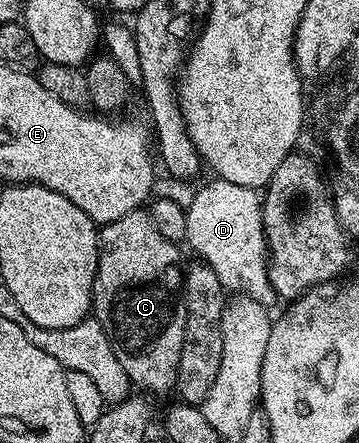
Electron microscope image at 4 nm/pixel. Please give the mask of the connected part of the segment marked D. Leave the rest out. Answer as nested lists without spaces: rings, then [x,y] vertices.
[[[214,178],[188,200],[186,210],[186,244],[200,257],[204,264],[213,267],[214,274],[221,279],[223,287],[230,292],[241,292],[257,299],[262,305],[274,306],[277,294],[271,285],[269,258],[267,255],[267,236],[264,234],[262,196],[258,190],[240,187],[228,180]]]

